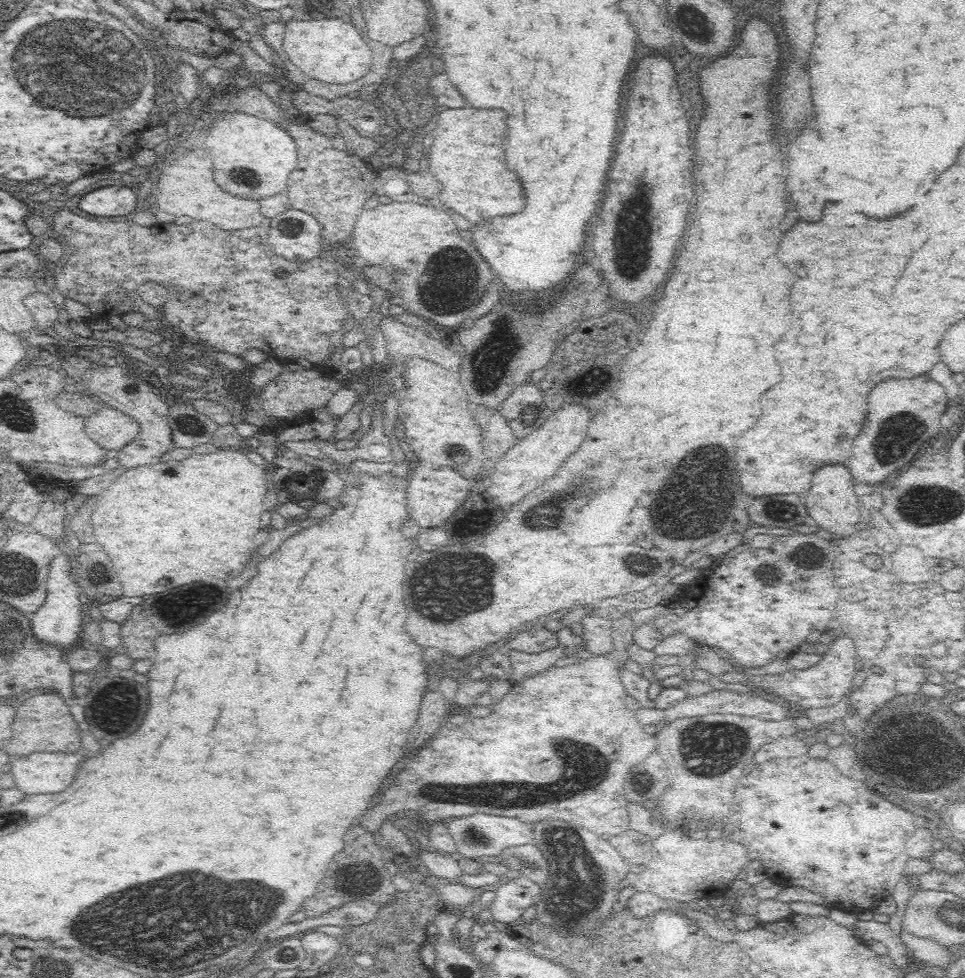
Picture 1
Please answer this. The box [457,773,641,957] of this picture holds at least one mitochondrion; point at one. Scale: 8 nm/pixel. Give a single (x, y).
(568, 851)

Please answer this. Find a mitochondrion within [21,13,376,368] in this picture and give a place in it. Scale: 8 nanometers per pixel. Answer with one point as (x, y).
(132, 41)

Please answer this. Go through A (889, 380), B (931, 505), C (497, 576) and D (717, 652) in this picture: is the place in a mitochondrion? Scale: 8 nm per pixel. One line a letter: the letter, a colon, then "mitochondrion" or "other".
A: other
B: mitochondrion
C: mitochondrion
D: other

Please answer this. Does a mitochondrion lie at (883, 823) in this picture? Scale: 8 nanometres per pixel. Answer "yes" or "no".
no

